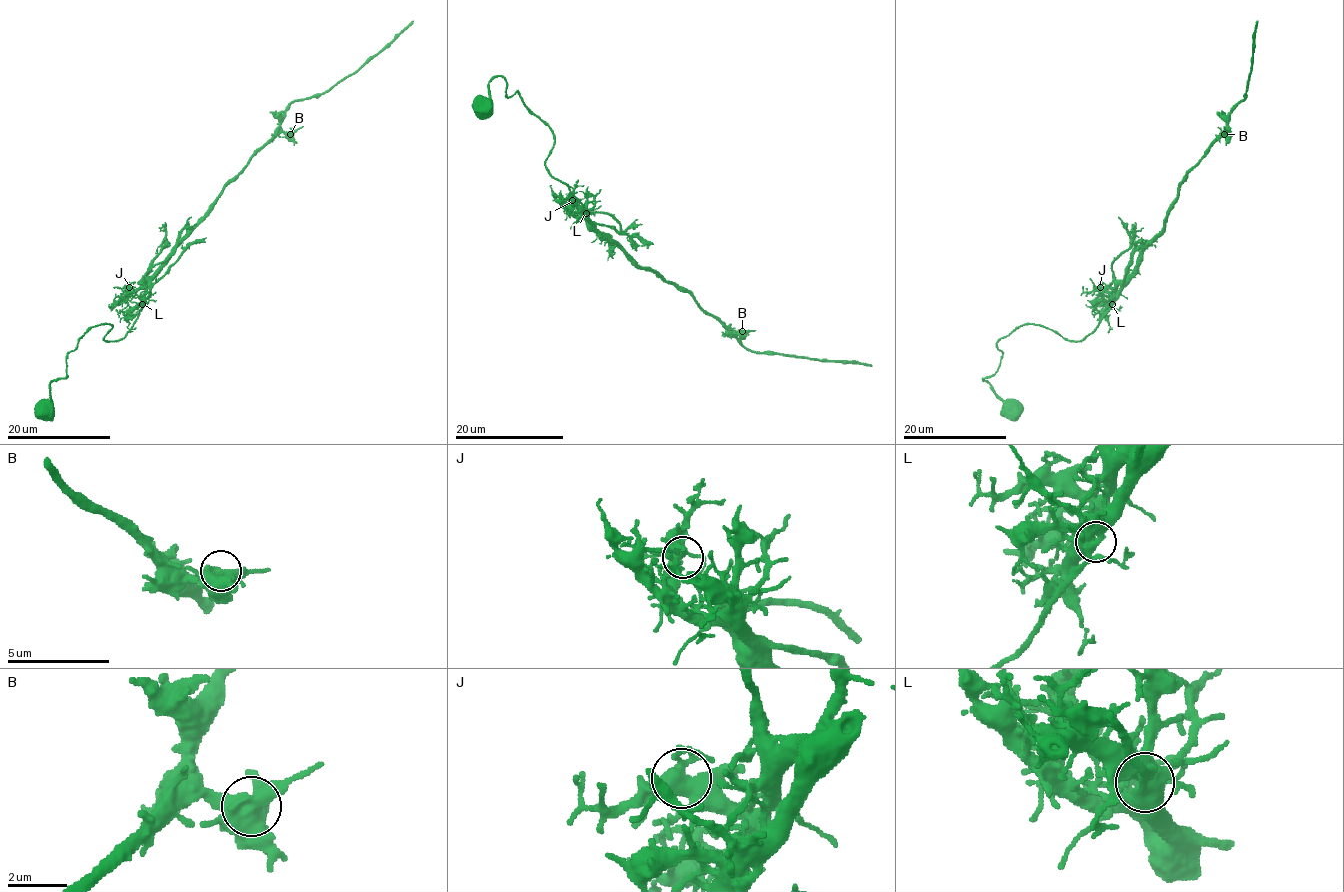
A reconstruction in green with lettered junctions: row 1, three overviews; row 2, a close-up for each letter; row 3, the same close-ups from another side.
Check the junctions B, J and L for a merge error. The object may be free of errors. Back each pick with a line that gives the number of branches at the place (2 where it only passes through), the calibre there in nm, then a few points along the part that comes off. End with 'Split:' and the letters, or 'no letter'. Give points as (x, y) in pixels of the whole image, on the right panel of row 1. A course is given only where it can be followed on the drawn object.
Split: no letter

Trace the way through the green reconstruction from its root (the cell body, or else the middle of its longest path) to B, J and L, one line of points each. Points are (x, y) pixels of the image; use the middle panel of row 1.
B: (483, 106), (502, 77), (506, 96), (518, 91), (551, 129), (547, 169), (594, 226), (742, 331)
J: (483, 106), (496, 77), (507, 97), (518, 91), (551, 129), (545, 165), (576, 197), (568, 208), (572, 200)
L: (483, 106), (488, 83), (496, 77), (504, 79), (507, 97), (518, 91), (552, 132), (548, 172), (586, 212)

